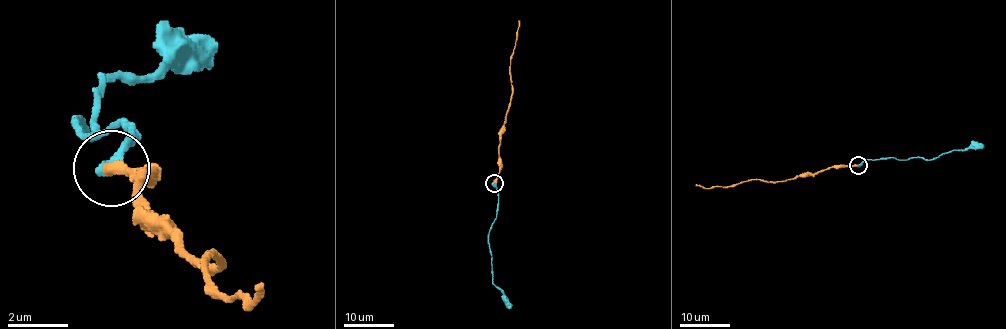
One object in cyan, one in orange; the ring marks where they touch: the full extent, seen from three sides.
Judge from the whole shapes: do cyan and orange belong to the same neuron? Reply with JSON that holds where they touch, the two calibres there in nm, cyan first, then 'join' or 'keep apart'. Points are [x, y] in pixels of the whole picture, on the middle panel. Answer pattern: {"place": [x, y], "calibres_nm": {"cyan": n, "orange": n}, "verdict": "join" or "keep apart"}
{"place": [494, 183], "calibres_nm": {"cyan": 480, "orange": 440}, "verdict": "join"}

